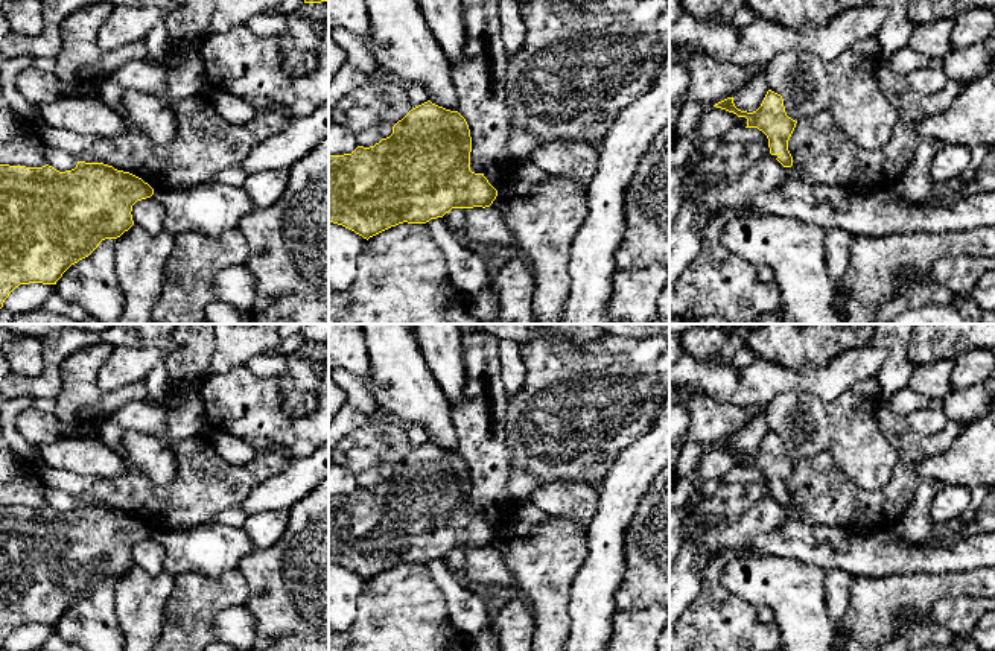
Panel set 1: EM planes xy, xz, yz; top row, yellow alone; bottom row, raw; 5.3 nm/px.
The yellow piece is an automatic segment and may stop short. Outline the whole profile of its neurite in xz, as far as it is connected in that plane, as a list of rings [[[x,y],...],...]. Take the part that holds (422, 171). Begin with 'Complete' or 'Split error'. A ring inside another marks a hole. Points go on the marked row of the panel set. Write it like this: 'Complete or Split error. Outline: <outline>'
Complete. Outline: [[[431,100],[412,108],[393,134],[370,148],[329,157],[329,222],[370,239],[399,224],[426,224],[452,208],[490,207],[498,190],[470,170],[472,137],[466,119]]]

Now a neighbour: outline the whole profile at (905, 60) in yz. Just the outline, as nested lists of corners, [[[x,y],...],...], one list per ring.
[[[905,46],[896,50],[885,62],[893,73],[908,76],[911,71],[927,68],[930,58]]]

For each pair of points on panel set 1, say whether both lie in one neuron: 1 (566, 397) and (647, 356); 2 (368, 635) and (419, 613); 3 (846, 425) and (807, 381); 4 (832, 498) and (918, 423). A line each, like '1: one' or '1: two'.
1: one
2: one
3: two
4: two

